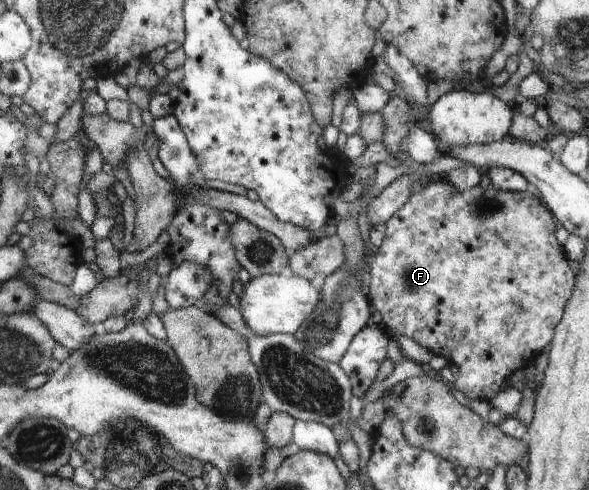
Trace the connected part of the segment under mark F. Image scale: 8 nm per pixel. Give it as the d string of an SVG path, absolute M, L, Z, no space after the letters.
M435 181L422 184L419 191L411 194L409 201L400 207L386 223L386 235L380 248L376 249L376 256L370 259L370 277L367 282L367 293L376 321L380 321L391 329L393 337L407 335L425 349L429 349L434 355L445 357L449 365L457 366L454 385L465 397L471 399L481 399L490 402L501 389L503 381L510 379L509 375L527 367L537 353L545 345L552 343L554 329L561 321L565 306L573 291L573 271L569 269L563 249L555 239L555 219L545 207L542 198L533 190L527 189L523 193L513 193L512 191L501 191L493 186L487 189L473 187L459 191L448 181Z

